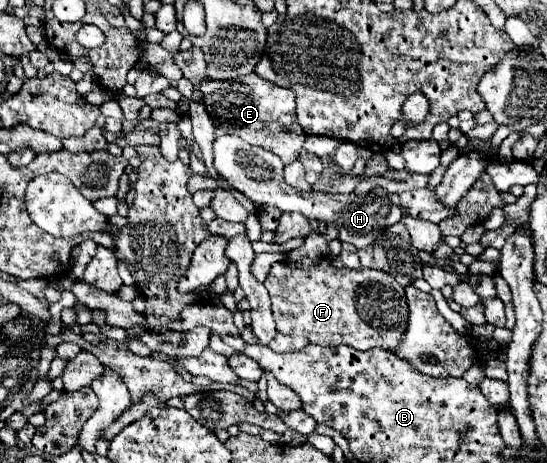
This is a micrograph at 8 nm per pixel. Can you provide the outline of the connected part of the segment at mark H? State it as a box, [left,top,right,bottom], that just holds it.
[213,135,403,249]

